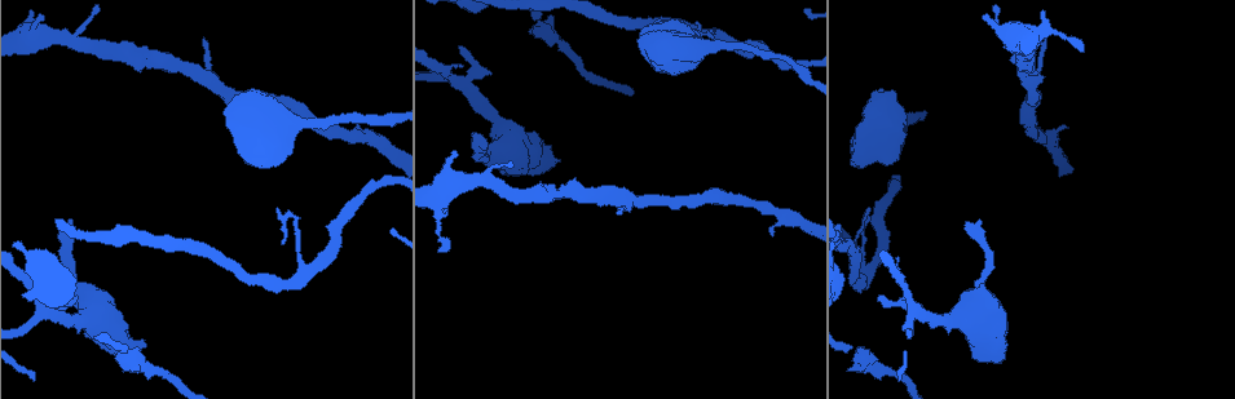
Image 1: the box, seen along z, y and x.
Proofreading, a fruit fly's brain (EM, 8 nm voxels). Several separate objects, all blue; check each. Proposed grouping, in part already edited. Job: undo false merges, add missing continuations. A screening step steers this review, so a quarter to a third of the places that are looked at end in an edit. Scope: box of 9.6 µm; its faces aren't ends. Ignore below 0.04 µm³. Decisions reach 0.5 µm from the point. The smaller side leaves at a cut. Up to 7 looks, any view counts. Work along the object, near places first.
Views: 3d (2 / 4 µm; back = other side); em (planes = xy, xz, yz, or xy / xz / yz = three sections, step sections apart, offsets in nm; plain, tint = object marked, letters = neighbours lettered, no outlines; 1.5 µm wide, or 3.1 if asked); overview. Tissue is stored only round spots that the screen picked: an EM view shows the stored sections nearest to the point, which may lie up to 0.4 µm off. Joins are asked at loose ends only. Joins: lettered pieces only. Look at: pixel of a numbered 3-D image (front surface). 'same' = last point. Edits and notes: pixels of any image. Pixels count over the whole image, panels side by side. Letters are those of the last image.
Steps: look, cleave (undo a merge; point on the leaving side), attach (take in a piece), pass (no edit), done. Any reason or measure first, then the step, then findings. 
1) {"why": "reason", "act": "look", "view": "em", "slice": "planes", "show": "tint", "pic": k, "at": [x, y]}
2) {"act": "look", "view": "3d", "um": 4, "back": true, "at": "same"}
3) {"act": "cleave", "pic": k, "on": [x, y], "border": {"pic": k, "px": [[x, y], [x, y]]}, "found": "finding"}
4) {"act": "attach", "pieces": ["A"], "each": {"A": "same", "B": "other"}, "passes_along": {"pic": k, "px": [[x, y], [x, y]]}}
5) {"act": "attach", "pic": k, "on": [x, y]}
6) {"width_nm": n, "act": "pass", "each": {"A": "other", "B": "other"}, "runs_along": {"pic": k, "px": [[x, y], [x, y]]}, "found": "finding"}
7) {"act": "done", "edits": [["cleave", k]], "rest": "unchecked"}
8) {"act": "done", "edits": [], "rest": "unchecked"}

{"why": "tapers out", "act": "look", "view": "em", "slice": "planes", "show": "tint", "pic": 1, "at": [987, 17]}

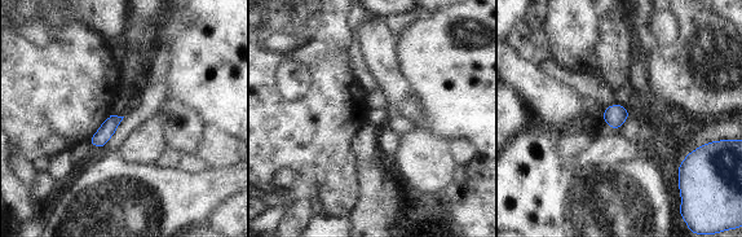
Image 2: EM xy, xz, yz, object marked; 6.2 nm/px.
{"act": "look", "view": "em", "slice": "planes", "show": "letters", "at": "same"}

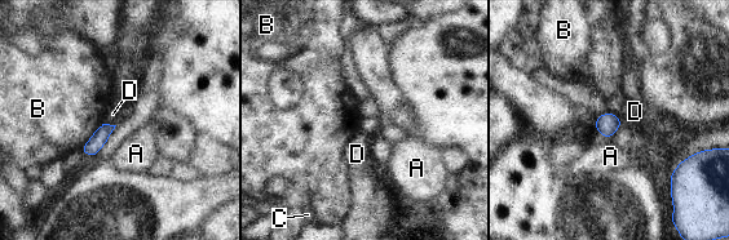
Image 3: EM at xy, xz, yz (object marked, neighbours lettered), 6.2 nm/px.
{"width_nm": 100, "act": "pass", "each": {"A": "other", "B": "other", "C": "other", "D": "other"}, "border": {"pic": 3, "px": [[104, 123], [115, 125]]}, "found": "none of them fits"}

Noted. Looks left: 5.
{"why": "an open end", "act": "look", "view": "em", "slice": "planes", "show": "letters", "pic": 1, "at": [1083, 50]}

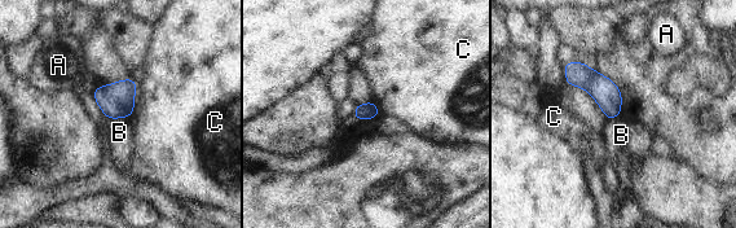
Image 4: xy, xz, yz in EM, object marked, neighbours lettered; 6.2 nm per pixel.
{"longest_contact_nm": ["C", 140], "act": "pass", "each": {"A": "other", "B": "other", "C": "other"}, "border": {"pic": 4, "px": [[128, 117], [118, 117], [109, 121]]}, "found": "none of them fits"}

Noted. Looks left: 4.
{"why": "branch point", "act": "look", "view": "em", "slice": "planes", "show": "plain", "pic": 1, "at": [456, 82]}

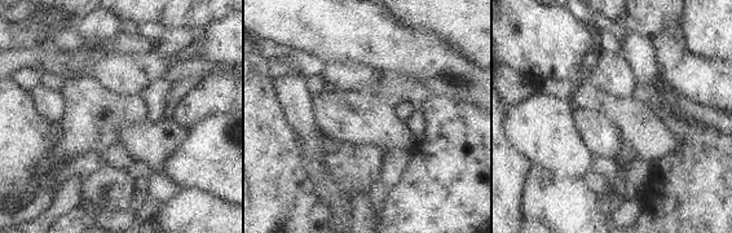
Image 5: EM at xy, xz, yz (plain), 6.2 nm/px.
{"why": "with the object marked", "act": "look", "view": "em", "slice": "planes", "show": "tint", "at": "same"}

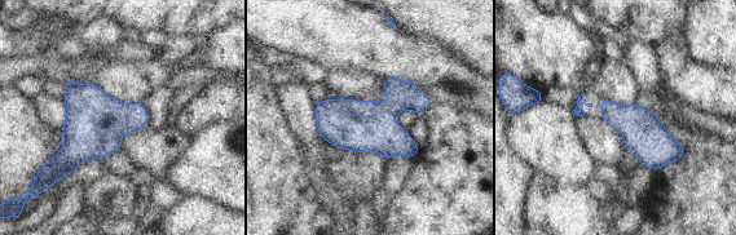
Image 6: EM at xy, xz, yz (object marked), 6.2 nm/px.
{"act": "look", "view": "em", "slice": "planes", "show": "letters", "at": "same"}

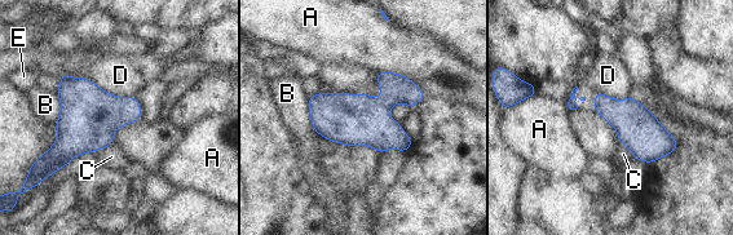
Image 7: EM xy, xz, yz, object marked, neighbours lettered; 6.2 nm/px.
{"act": "pass", "each": {"A": "other", "B": "other", "C": "other", "D": "other", "E": "other"}, "border": {"pic": 7, "px": [[110, 145], [91, 153]]}, "found": "continuous, no second cell"}

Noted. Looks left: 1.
{"act": "done", "edits": [], "rest": "unchecked"}

